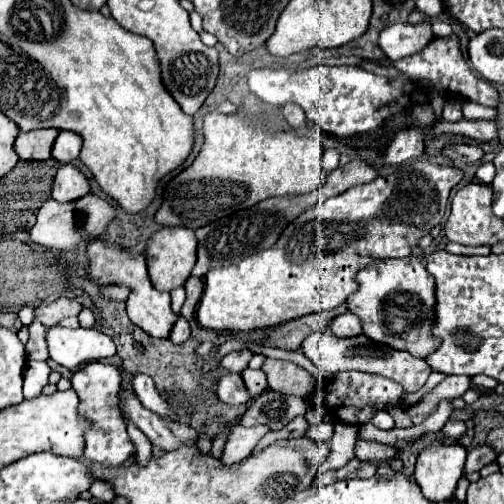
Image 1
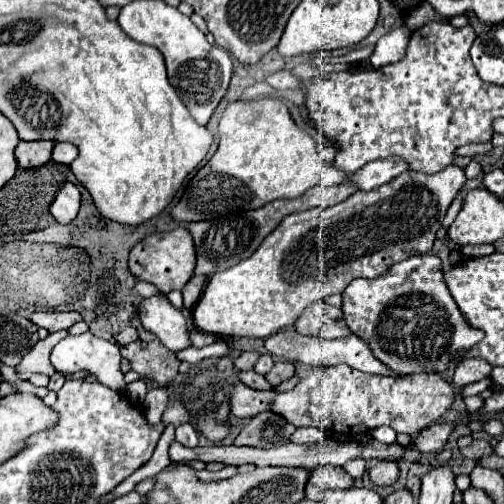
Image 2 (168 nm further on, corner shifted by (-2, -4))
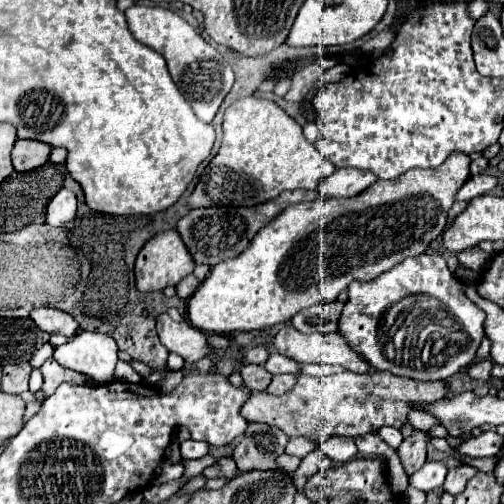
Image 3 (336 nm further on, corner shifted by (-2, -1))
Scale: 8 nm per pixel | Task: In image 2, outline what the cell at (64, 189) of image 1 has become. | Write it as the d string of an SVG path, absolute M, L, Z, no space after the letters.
M64 183L54 203L50 205L50 213L58 223L70 223L80 209L80 189L74 183Z

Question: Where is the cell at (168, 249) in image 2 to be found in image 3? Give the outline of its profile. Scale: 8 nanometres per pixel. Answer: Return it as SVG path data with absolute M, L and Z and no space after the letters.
M176 230L158 232L152 240L148 240L144 244L144 248L140 250L140 254L136 258L136 266L134 266L136 288L140 292L158 292L168 286L176 286L184 276L188 276L194 270L194 266L196 264L192 260L192 256L188 254L188 250Z

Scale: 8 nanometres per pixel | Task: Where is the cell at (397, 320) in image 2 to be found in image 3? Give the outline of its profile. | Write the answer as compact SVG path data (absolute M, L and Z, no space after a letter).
M436 254L406 258L402 264L370 282L352 282L348 286L348 296L350 300L342 310L338 332L342 338L346 338L354 352L366 358L374 370L388 370L396 376L414 380L446 380L472 364L474 354L484 338L482 324L486 314L466 298L464 286L448 270L446 260Z

